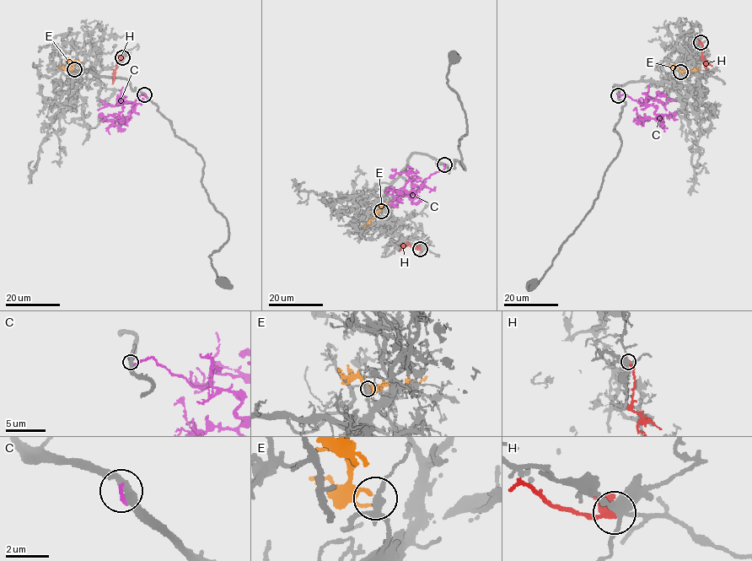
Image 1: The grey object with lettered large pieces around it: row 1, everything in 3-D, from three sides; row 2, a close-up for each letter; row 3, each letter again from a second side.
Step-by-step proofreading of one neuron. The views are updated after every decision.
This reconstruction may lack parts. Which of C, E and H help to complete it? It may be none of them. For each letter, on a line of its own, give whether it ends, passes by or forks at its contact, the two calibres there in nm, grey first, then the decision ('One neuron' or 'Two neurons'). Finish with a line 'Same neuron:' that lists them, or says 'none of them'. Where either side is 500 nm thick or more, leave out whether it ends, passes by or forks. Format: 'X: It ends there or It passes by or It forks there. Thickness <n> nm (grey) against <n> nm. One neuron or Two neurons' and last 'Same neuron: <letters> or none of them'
C: It ends there. Thickness 320 nm (grey) against 200 nm. Two neurons
E: It ends there. Thickness 240 nm (grey) against 180 nm. One neuron
H: It passes by. Thickness 380 nm (grey) against 440 nm. Two neurons
Same neuron: E

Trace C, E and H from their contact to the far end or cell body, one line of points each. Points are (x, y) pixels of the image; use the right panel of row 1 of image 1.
C: (618, 95), (627, 94), (640, 104), (654, 105), (656, 117), (640, 119), (650, 118)
E: (679, 71), (697, 70), (700, 67)
H: (700, 42), (702, 60), (707, 69)

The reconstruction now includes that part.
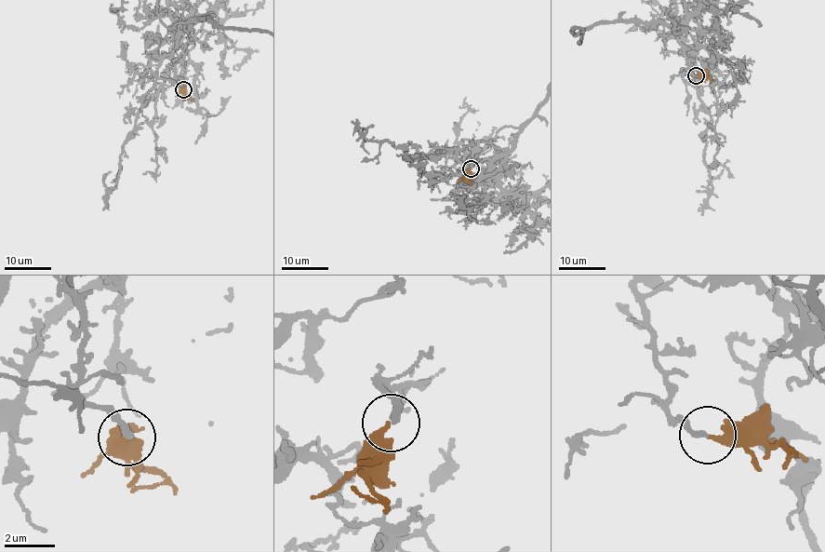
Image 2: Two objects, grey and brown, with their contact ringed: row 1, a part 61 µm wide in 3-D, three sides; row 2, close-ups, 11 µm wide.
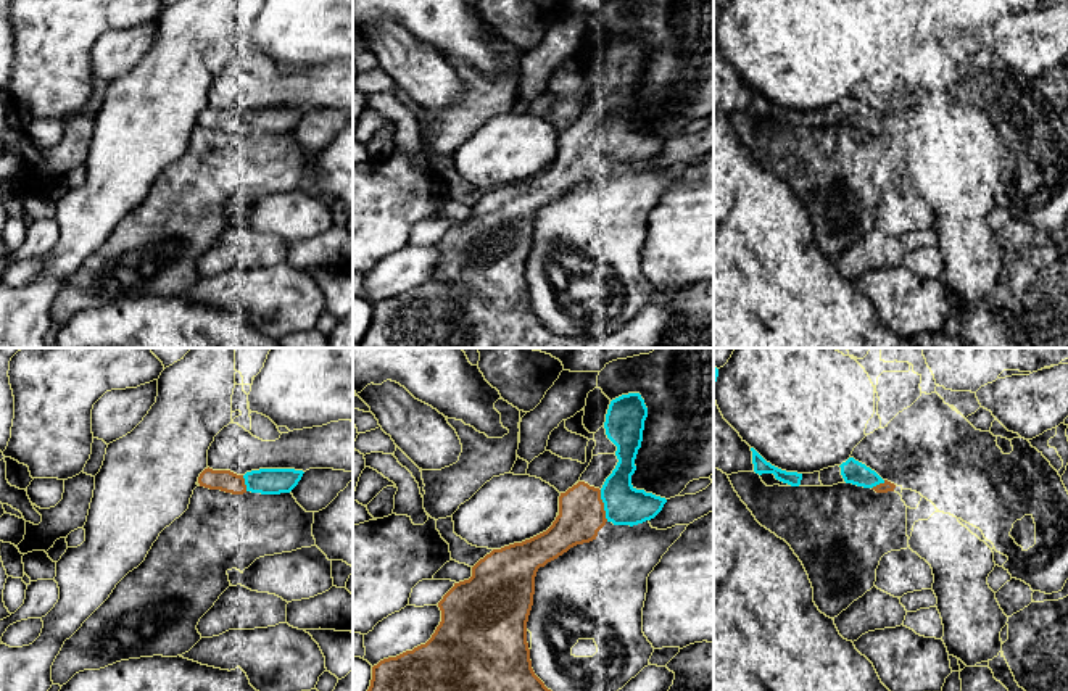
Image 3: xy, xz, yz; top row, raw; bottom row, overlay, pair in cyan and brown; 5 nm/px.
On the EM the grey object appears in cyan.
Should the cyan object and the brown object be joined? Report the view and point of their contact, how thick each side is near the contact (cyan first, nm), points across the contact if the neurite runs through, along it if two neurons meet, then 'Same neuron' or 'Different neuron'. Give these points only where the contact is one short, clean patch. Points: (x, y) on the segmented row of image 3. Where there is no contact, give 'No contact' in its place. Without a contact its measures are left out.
Touches cyan at xz (604, 506). Thickness 200 nm (cyan) against 220 nm. Same neuron

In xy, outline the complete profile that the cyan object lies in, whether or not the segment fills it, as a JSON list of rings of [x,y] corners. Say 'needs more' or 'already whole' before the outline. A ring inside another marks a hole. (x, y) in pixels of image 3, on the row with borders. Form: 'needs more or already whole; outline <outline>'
needs more; outline [[[205,469],[200,477],[200,486],[221,490],[232,494],[246,491],[261,494],[290,493],[303,477],[303,470],[295,469],[259,469],[237,475],[230,470]]]

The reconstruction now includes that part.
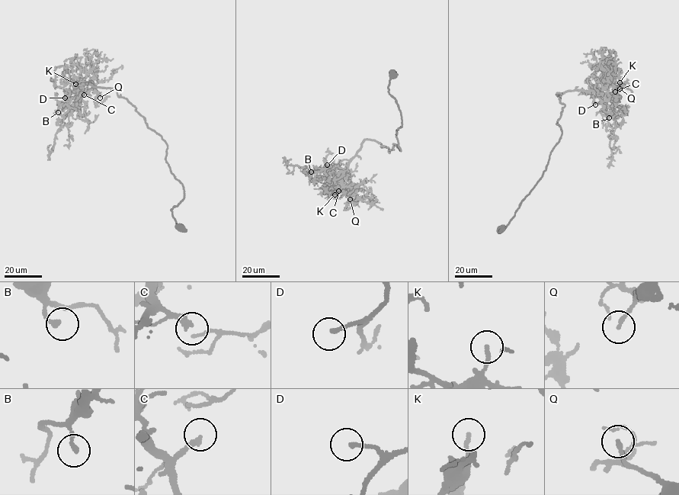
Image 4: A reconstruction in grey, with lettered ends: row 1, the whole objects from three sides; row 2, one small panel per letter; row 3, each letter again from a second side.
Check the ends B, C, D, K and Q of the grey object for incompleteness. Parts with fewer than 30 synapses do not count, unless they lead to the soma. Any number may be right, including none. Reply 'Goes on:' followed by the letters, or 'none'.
Goes on: C, D

